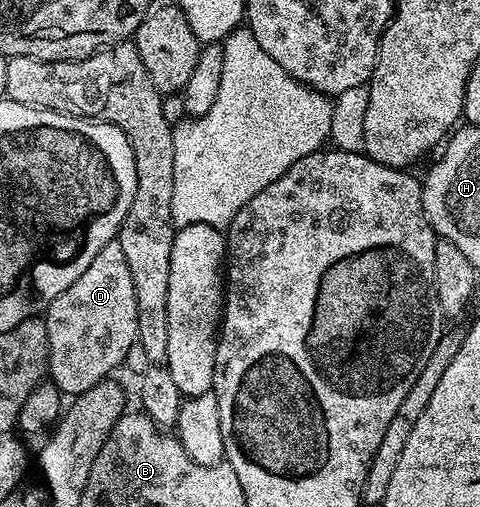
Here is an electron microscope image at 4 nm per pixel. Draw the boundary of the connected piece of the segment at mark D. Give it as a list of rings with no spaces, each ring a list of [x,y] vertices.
[[[116,240],[97,253],[87,272],[67,292],[48,303],[43,321],[49,345],[47,374],[62,395],[87,392],[87,388],[106,381],[112,375],[109,373],[124,363],[127,350],[137,341],[137,309],[131,268],[127,268],[123,248]]]

